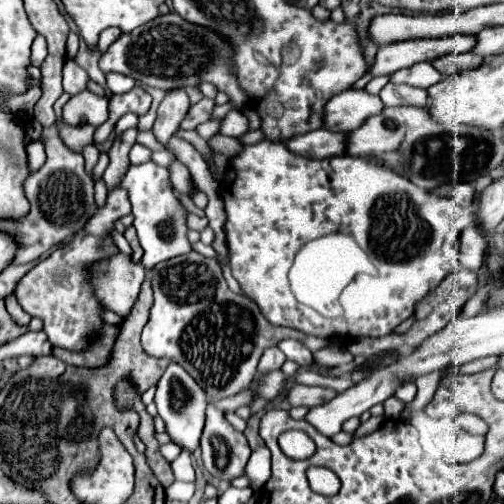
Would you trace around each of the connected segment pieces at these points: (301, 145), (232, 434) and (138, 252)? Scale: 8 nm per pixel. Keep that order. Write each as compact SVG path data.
M316 129L306 135L292 137L284 145L308 159L324 159L324 157L334 157L334 155L344 155L346 153L346 143L348 143L348 133L334 133L330 129Z
M208 399L206 427L200 439L204 467L210 475L220 479L236 479L244 475L244 467L250 459L250 447L242 433L238 433Z
M128 227L126 229L126 233L124 233L124 237L126 237L126 241L130 243L130 247L132 247L132 257L134 257L134 261L140 261L140 257L142 257L142 247L140 247L140 243L138 243L138 239L136 239L136 229L134 227Z

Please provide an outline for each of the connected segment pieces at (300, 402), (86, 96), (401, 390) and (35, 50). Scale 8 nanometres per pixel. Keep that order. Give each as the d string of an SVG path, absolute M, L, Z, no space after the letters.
M294 385L288 393L286 393L286 401L292 407L318 407L330 399L334 399L336 393L332 389L324 389L324 387L306 387L306 385Z
M82 91L74 95L62 111L62 121L66 125L82 125L82 123L104 123L108 119L108 99L98 97L90 91Z
M406 383L406 385L398 387L396 397L398 397L402 403L410 403L410 401L416 397L416 385L414 385L414 383Z
M38 35L32 43L32 65L40 67L44 59L46 59L46 41L42 35Z

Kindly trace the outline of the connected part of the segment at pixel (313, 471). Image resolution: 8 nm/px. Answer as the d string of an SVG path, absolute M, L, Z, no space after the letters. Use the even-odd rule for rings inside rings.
M311 466L306 475L311 489L316 493L336 495L340 491L340 479L326 467Z

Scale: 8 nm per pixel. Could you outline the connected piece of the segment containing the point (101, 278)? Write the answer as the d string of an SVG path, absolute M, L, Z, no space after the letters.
M118 253L110 261L100 261L98 267L92 267L92 279L98 299L110 311L126 317L138 299L144 267L124 253Z

